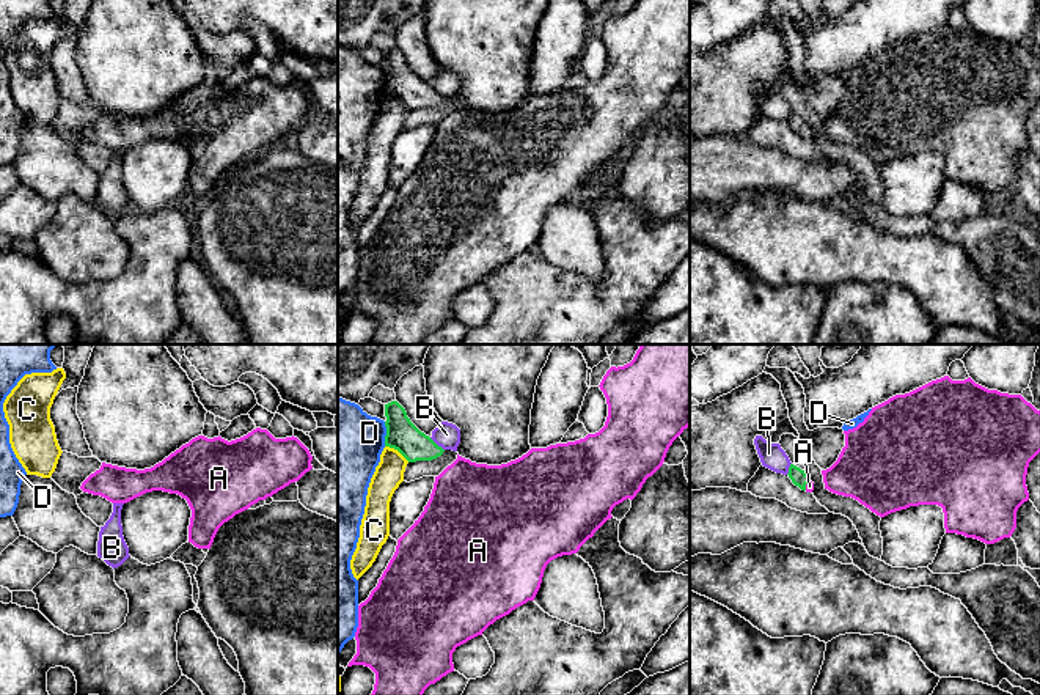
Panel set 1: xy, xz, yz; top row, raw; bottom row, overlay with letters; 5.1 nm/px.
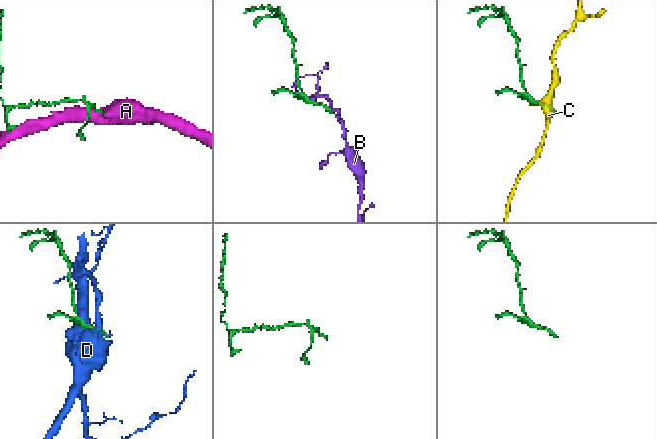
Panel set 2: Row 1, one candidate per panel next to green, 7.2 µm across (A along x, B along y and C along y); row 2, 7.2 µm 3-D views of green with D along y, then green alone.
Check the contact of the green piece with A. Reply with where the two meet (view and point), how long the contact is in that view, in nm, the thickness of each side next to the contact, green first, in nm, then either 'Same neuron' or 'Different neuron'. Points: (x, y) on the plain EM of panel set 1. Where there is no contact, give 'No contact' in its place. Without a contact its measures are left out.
Touches green at yz (806, 131). Shared border 60 nm. Thickness 90 nm (green) against 50 nm. Same neuron

